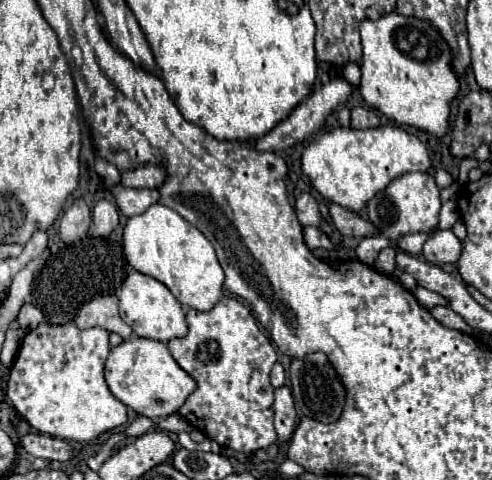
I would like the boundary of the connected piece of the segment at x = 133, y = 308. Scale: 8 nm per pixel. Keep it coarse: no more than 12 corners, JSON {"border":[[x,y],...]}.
{"border":[[131,272],[119,296],[141,338],[187,334],[185,312],[159,280]]}

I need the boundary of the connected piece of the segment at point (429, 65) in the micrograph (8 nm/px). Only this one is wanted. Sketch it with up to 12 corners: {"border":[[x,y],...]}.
{"border":[[361,22],[363,100],[431,136],[459,92],[429,22]]}

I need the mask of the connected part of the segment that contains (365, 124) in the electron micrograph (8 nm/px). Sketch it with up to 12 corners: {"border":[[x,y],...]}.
{"border":[[365,106],[351,110],[351,128],[381,124],[377,110]]}

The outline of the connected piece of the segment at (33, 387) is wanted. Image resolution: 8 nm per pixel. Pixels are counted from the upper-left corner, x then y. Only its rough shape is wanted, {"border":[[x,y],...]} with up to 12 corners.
{"border":[[39,324],[7,398],[39,432],[87,444],[127,422],[105,328]]}

